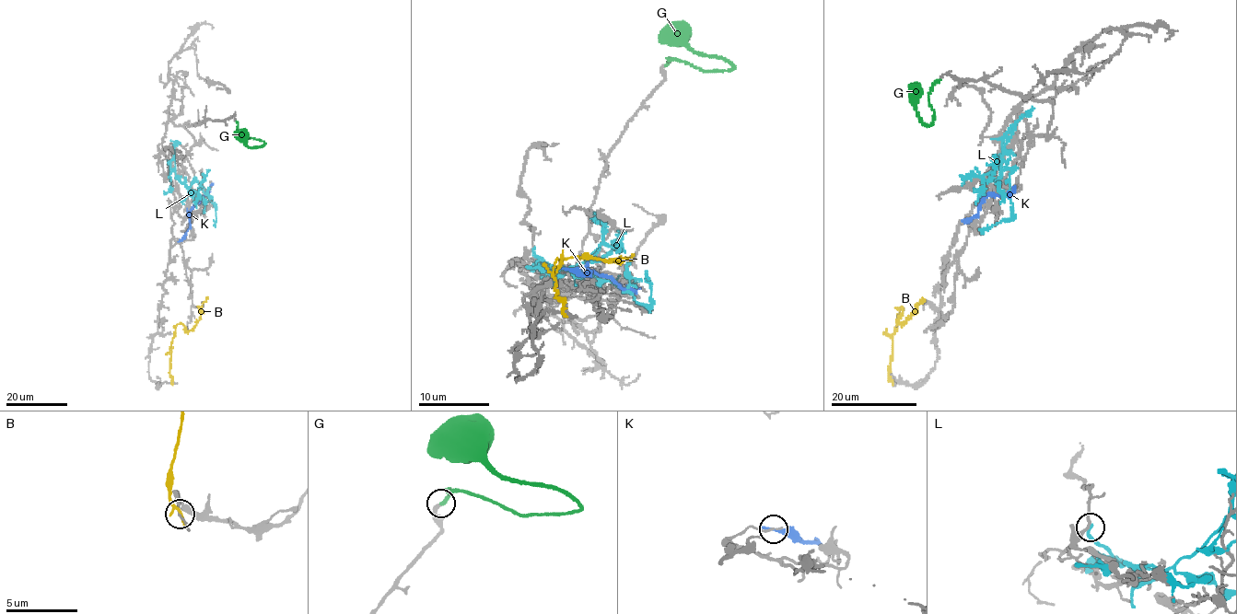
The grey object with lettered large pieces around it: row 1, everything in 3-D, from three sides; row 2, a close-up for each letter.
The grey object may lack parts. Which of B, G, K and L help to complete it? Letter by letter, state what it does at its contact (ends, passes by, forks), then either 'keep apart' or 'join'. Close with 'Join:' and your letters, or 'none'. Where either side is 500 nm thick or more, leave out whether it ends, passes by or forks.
B: it ends; keep apart
G: it ends; join
K: it ends; keep apart
L: it ends; keep apart
Join: G

